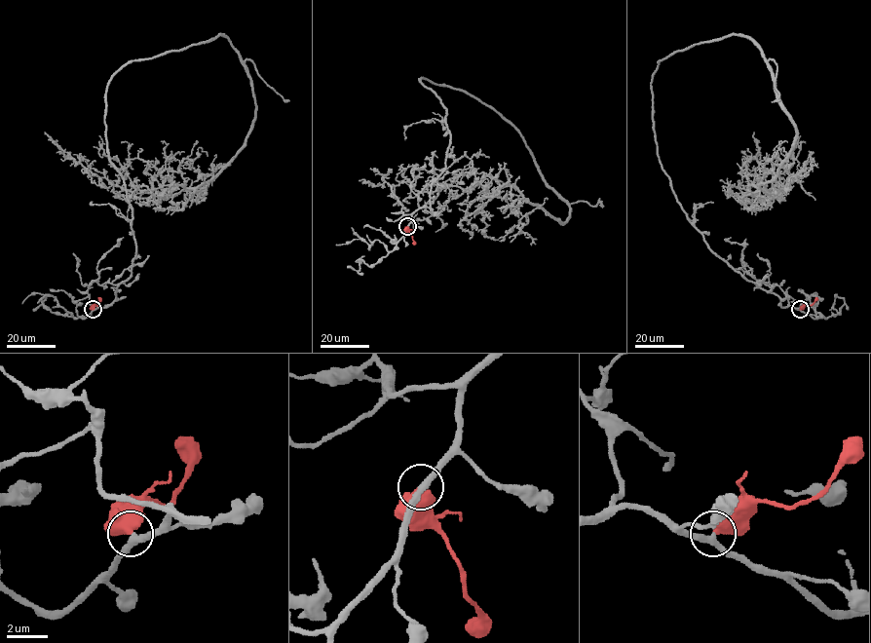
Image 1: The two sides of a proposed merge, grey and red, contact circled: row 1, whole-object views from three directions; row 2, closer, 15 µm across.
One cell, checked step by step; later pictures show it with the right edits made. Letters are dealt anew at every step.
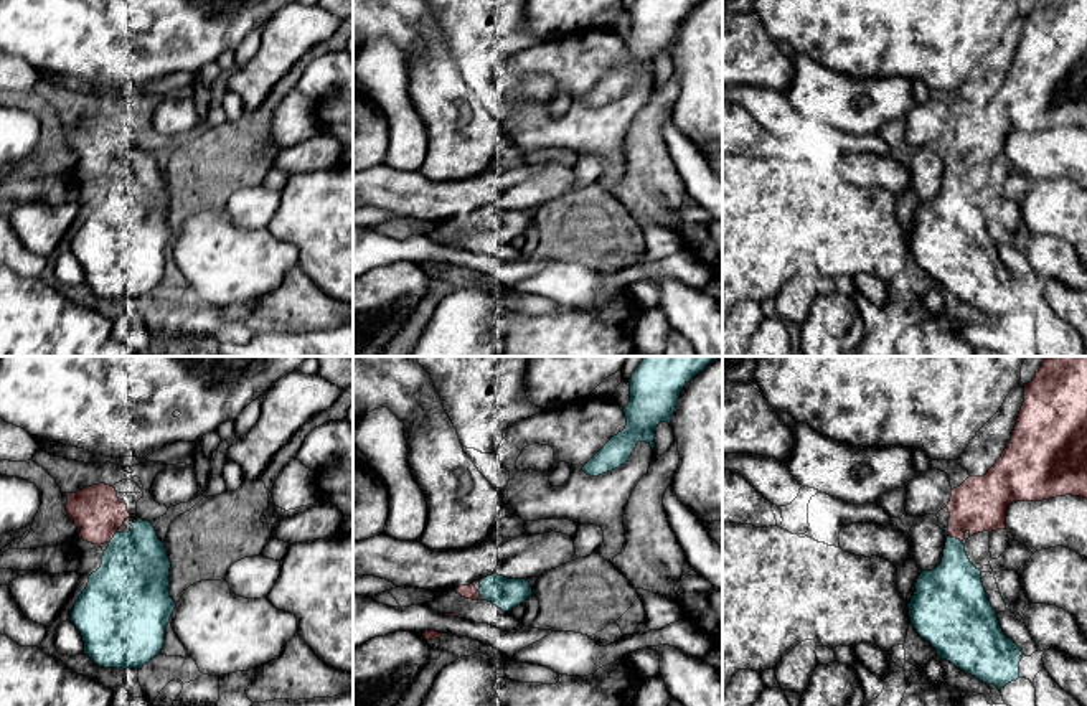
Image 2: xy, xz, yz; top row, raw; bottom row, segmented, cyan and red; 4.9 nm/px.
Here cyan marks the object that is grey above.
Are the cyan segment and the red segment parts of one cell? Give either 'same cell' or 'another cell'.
same cell

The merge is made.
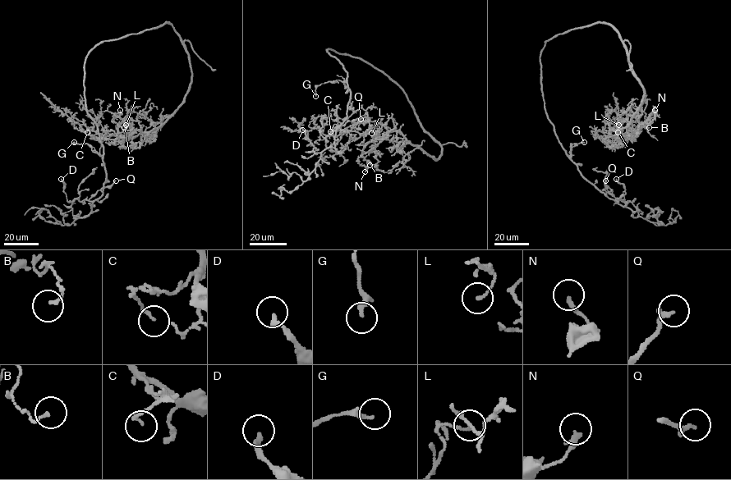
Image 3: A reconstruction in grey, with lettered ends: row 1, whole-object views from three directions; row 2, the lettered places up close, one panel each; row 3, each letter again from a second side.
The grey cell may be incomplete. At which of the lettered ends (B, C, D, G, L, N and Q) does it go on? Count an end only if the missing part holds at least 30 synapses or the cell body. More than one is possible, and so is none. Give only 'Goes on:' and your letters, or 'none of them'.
Goes on: none of them

